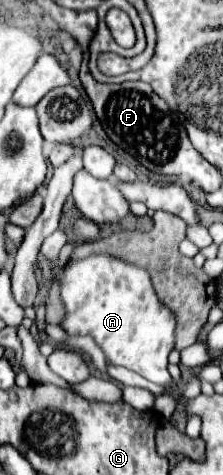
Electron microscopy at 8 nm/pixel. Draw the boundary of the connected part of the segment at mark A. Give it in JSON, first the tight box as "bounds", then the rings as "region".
{"bounds":[59,254,175,386],"region":[[[91,254],[67,264],[59,280],[59,294],[65,308],[61,328],[67,334],[91,336],[111,366],[133,370],[153,384],[173,386],[167,358],[175,348],[175,312],[157,298],[143,268],[127,264],[117,256]]]}

